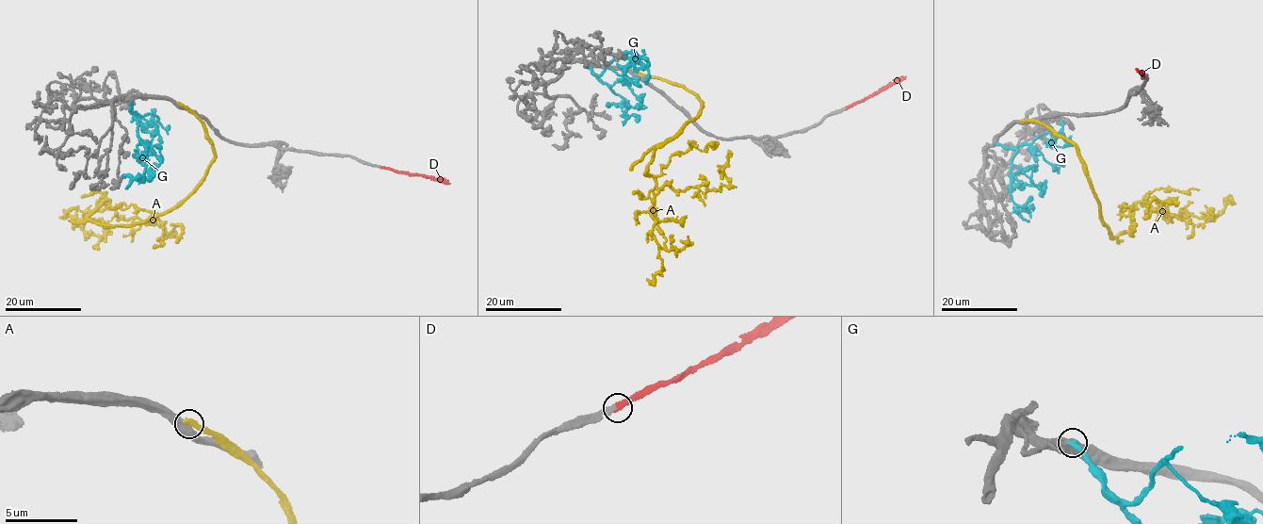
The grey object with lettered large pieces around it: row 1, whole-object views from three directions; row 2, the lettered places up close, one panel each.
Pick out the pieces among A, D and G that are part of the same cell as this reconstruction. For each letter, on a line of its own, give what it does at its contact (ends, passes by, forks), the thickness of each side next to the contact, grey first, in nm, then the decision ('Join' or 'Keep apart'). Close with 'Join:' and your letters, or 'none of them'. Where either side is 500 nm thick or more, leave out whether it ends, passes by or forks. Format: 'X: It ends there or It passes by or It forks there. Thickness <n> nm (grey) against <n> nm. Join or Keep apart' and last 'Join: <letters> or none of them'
A: Thickness 500 nm (grey) against 380 nm. Keep apart
D: It ends there. Thickness 300 nm (grey) against 320 nm. Join
G: Thickness 600 nm (grey) against 440 nm. Join
Join: D, G

